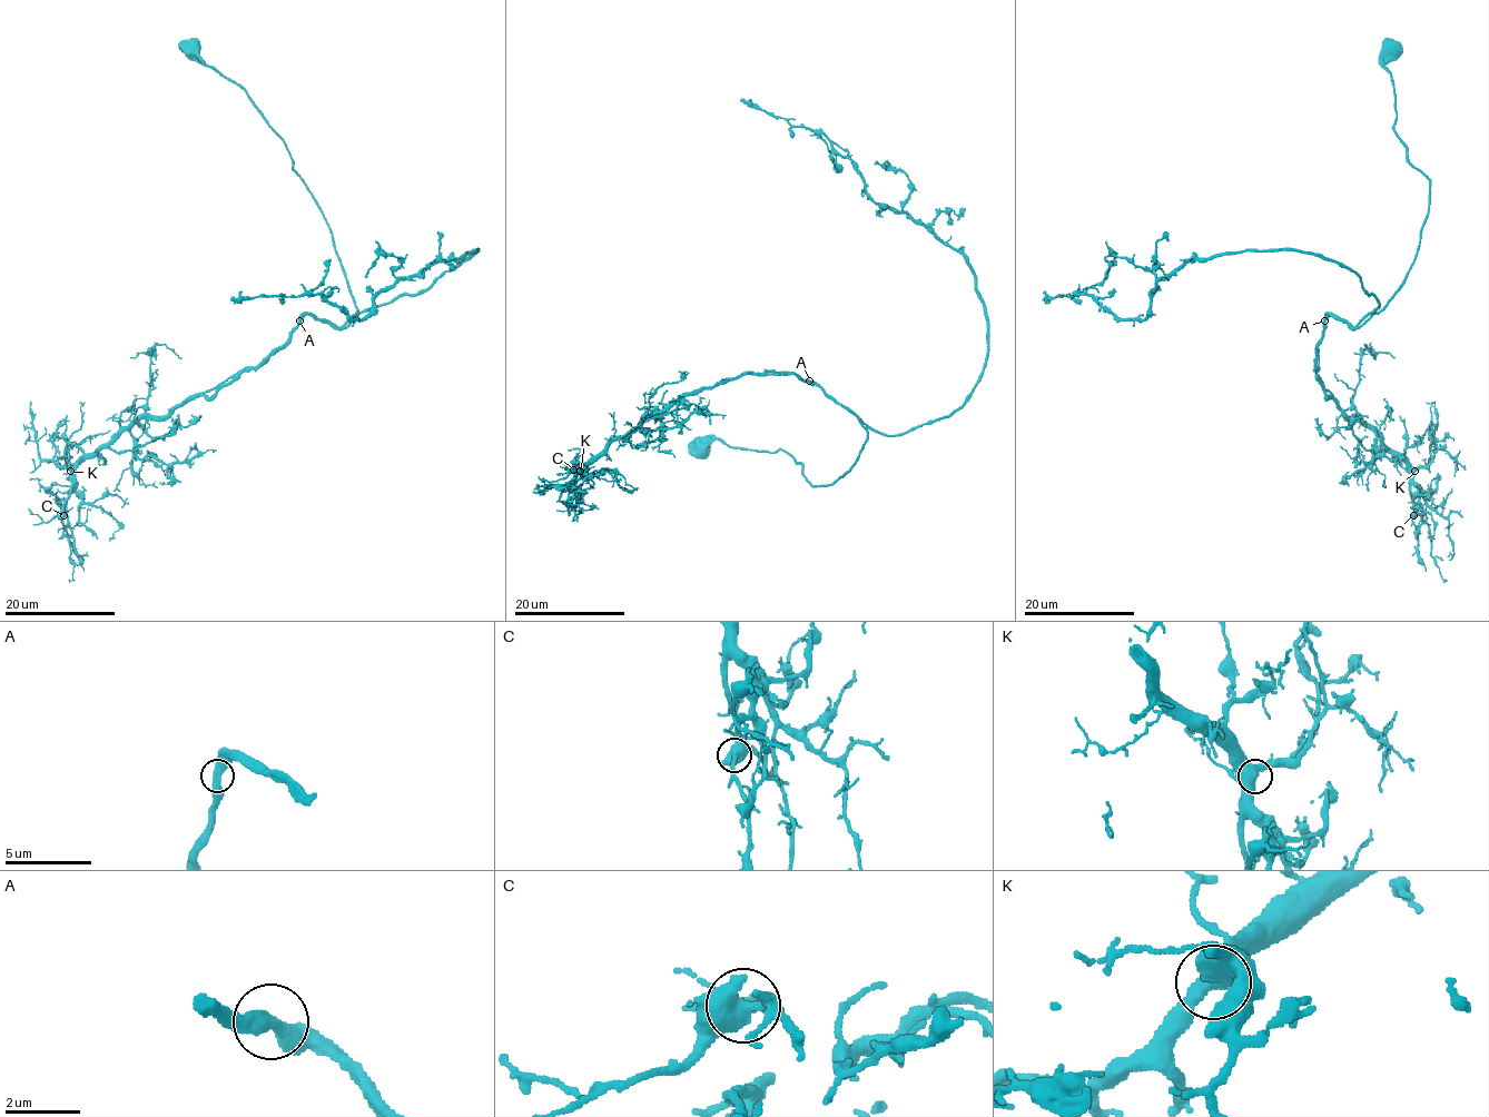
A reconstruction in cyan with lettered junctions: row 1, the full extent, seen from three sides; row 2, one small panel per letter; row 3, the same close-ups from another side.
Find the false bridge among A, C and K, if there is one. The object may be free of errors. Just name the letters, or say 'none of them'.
none of them

